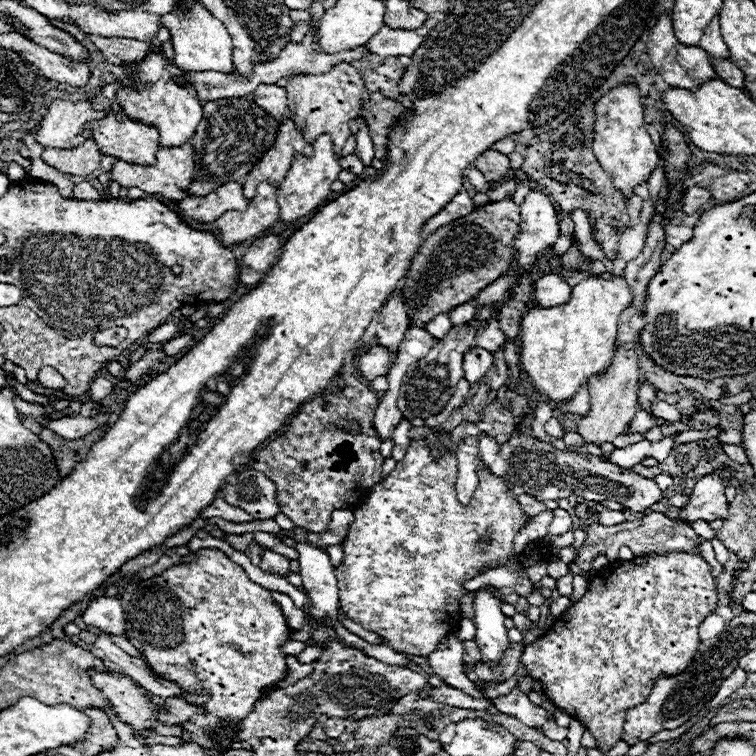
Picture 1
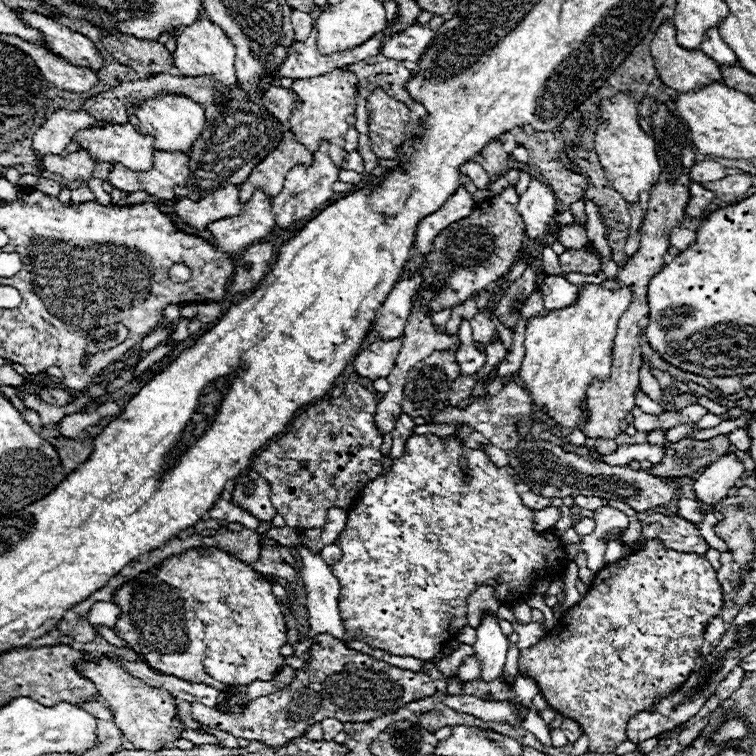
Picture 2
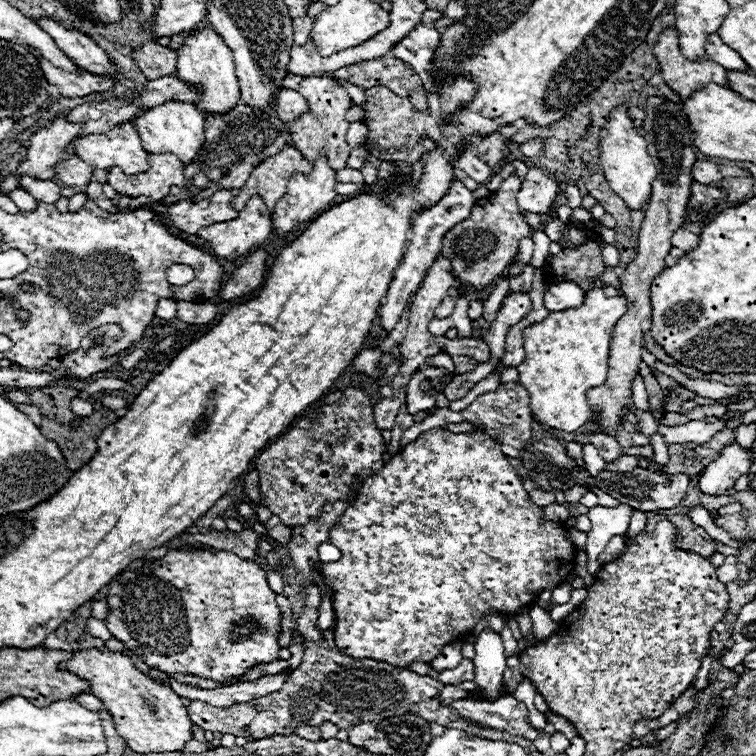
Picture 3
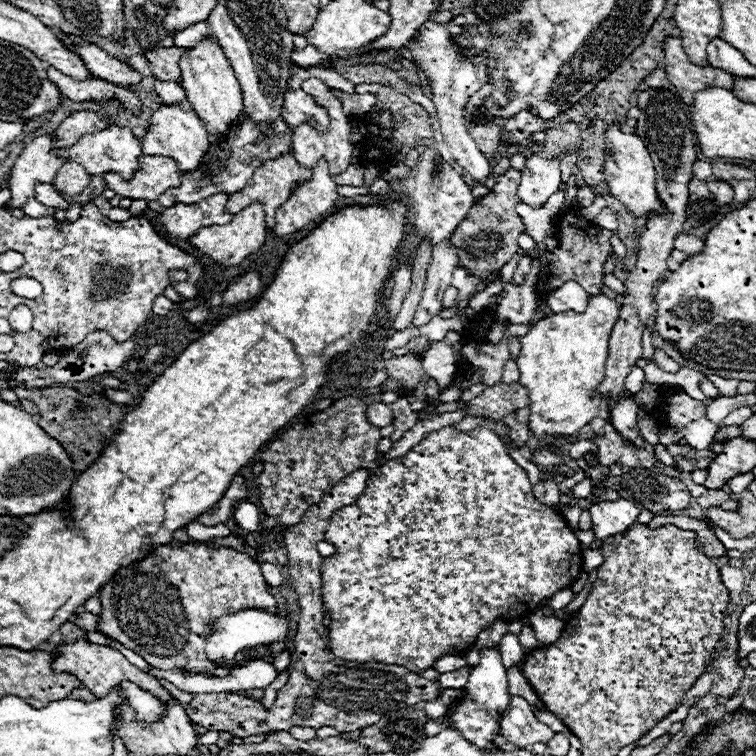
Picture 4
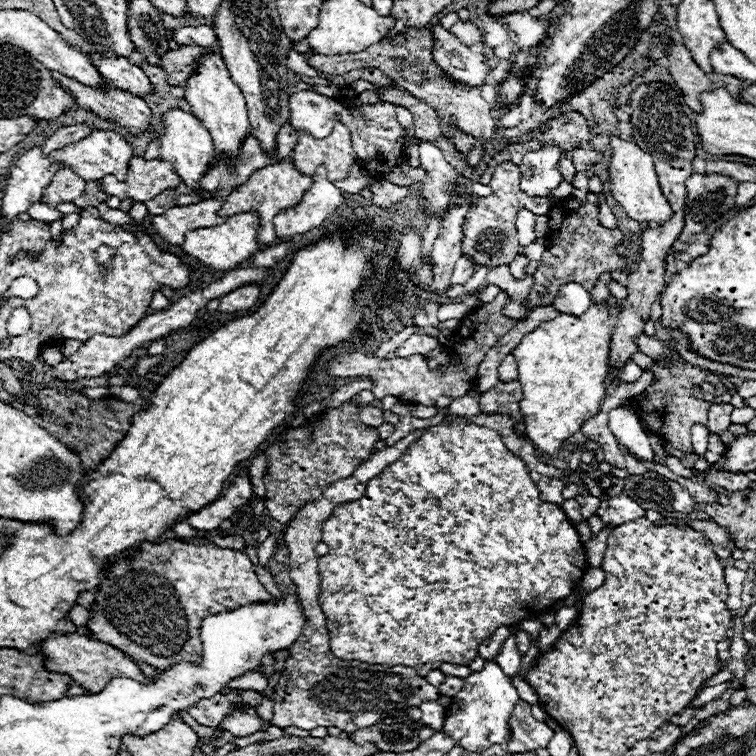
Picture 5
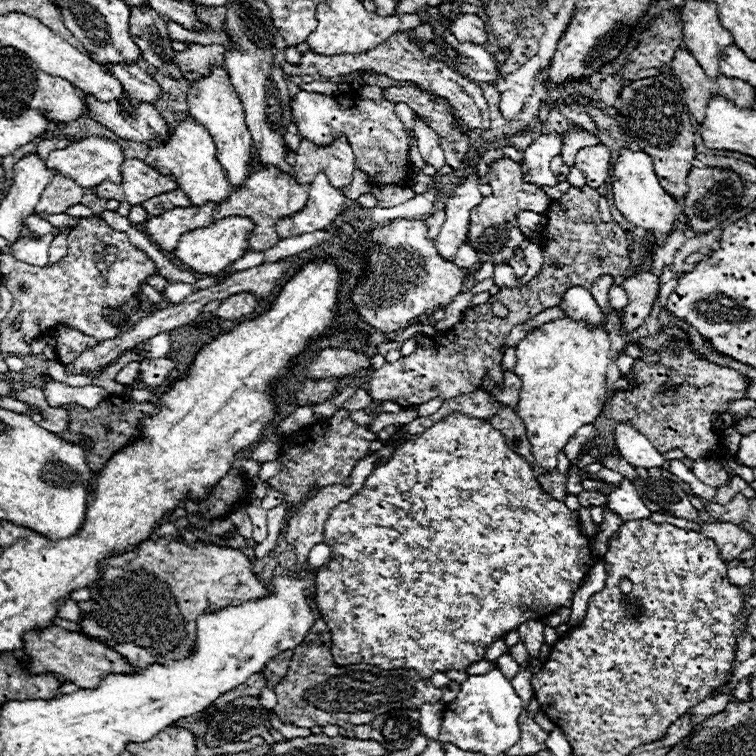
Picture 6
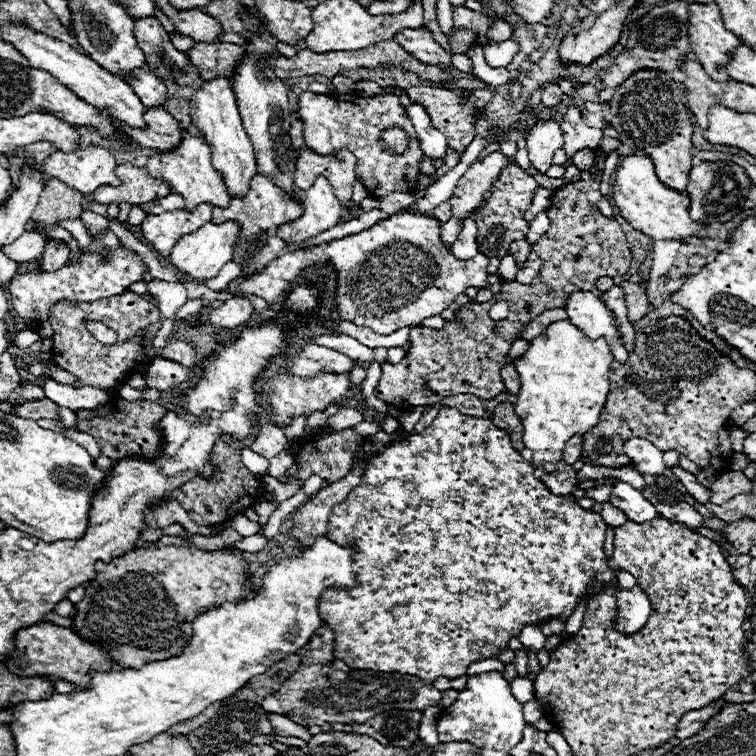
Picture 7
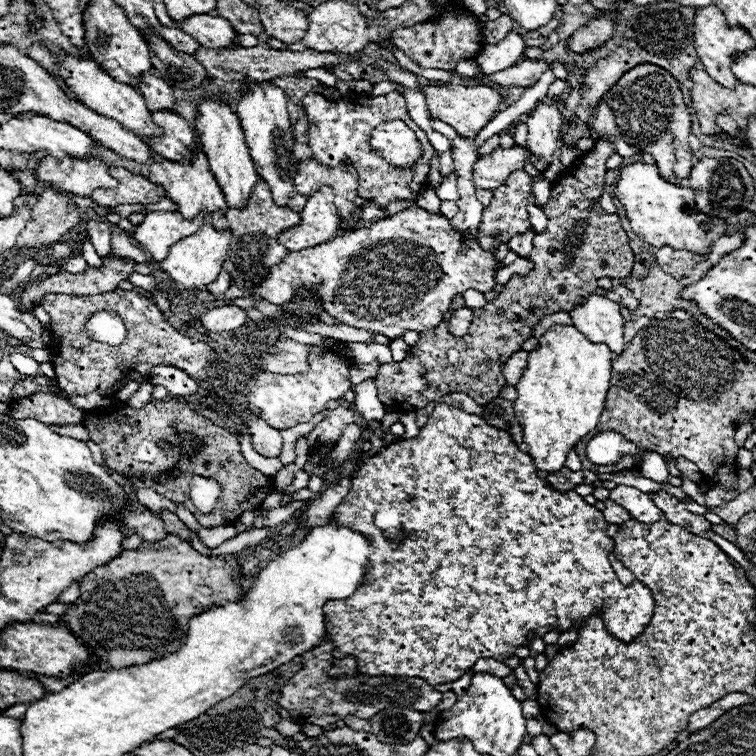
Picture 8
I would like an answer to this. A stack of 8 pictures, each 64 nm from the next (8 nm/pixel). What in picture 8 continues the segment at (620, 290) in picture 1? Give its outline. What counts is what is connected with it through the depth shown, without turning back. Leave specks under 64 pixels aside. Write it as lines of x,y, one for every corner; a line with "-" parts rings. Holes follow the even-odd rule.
552,326
552,330
548,330
538,340
538,348
530,352
522,380
516,384
518,398
514,400
514,414
524,434
522,442
528,446
528,454
532,456
538,470
558,472
560,468
564,468
568,452
580,442
580,438
586,432
596,428
608,394
610,368
612,368
612,356
608,346
590,342
574,326

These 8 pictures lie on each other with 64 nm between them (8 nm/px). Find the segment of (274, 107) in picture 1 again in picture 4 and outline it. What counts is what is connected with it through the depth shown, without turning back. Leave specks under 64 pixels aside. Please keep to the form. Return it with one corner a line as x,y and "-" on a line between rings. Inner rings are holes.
292,90
284,94
284,114
282,116
290,128
308,122
318,132
324,132
330,126
328,110
316,104
316,100
304,90

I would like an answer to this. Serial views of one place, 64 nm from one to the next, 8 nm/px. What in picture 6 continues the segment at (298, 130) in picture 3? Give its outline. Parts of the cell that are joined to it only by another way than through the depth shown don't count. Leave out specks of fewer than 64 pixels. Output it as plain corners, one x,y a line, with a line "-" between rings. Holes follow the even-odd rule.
338,138
326,148
318,148
312,142
302,140
296,150
294,176
300,184
312,184
314,176
324,172
330,184
338,190
352,182
354,174
354,152
346,138

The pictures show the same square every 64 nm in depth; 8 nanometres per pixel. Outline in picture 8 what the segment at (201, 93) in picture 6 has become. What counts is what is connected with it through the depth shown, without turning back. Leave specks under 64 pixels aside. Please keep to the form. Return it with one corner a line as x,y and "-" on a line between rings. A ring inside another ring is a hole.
198,102
198,114
196,114
196,130
204,148
204,154
208,156
210,170
214,172
214,178
218,186
224,192
228,208
244,208
254,192
256,186
256,170
250,156
250,150
244,140
244,132
240,128
238,116
220,102

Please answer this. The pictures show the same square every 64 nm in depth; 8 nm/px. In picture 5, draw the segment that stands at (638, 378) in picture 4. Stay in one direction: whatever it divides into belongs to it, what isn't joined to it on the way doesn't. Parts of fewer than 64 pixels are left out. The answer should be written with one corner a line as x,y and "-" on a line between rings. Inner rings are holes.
628,360
628,362
622,366
622,370
620,370
620,380
622,380
622,382
634,382
634,380
638,380
640,376
642,376
642,368
636,366
632,360

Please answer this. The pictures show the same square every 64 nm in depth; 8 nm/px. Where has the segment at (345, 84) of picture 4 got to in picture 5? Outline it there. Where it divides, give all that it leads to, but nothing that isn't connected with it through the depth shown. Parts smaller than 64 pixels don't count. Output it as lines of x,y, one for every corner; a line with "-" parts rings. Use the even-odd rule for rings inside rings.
294,49
290,51
288,58
286,59
286,66
297,74
318,76
318,74
316,74
316,70
311,66
308,66
307,62

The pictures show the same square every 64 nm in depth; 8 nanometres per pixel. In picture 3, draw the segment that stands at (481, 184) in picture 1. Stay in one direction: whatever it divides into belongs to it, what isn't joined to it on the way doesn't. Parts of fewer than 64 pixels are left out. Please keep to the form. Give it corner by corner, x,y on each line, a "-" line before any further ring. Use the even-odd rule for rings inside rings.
472,144
466,146
466,150
456,158
458,168
462,168
472,180
476,180
478,184
486,184
492,176
492,170
486,166
486,162
482,162
478,158
478,154
472,150

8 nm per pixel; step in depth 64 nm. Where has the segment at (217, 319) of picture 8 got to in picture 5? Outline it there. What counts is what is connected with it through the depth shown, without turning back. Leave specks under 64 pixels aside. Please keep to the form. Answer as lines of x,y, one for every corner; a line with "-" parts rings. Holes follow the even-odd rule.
242,286
230,294
226,294
224,298
220,298
220,312
230,314
230,312
246,312
250,310
256,300
260,296
260,288
258,286

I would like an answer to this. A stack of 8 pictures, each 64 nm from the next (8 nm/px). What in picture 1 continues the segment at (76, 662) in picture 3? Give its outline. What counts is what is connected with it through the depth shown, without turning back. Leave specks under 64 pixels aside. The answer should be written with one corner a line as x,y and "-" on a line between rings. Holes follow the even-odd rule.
88,670
88,674
94,680
94,686
112,704
118,720
132,726
134,738
138,738
140,744
148,746
146,732
152,728
152,722
158,720
158,714
164,708
164,702
154,704
148,694
142,694
140,688
132,684
128,676
116,670
112,672

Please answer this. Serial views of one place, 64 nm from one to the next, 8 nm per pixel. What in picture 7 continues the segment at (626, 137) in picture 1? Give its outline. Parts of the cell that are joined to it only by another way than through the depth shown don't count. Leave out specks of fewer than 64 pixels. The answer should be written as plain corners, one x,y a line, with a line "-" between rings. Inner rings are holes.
626,156
616,168
616,186
612,190
612,200
620,208
620,214
632,224
634,230
650,236
652,240
682,240
690,242
700,238
706,224
702,220
694,222
688,214
690,194
676,192
662,184
656,176
656,168
648,156

